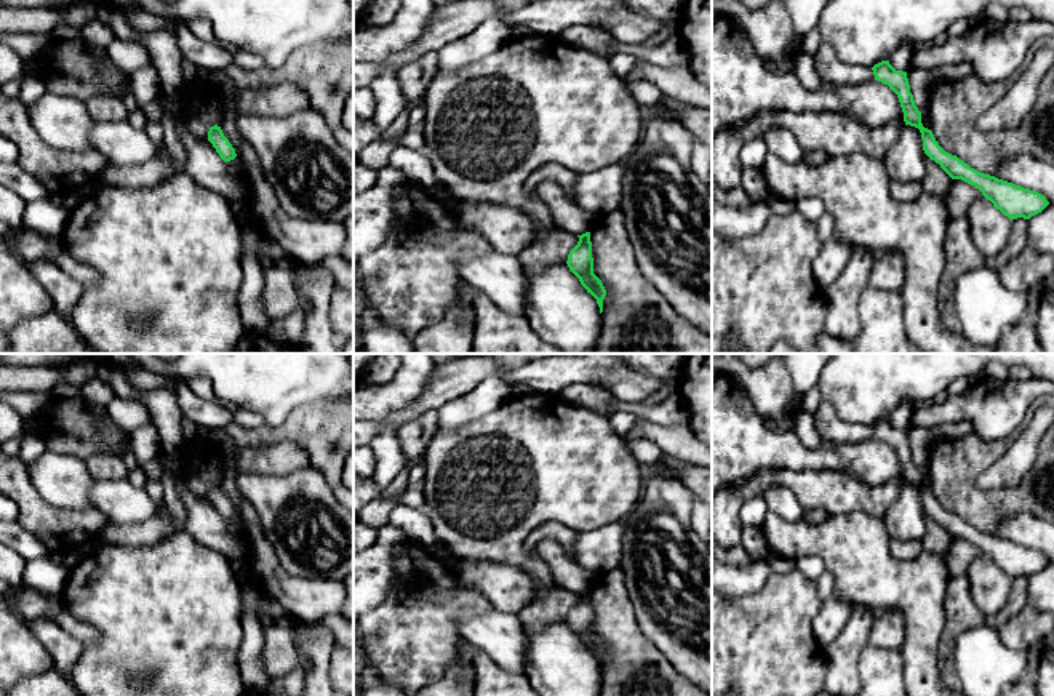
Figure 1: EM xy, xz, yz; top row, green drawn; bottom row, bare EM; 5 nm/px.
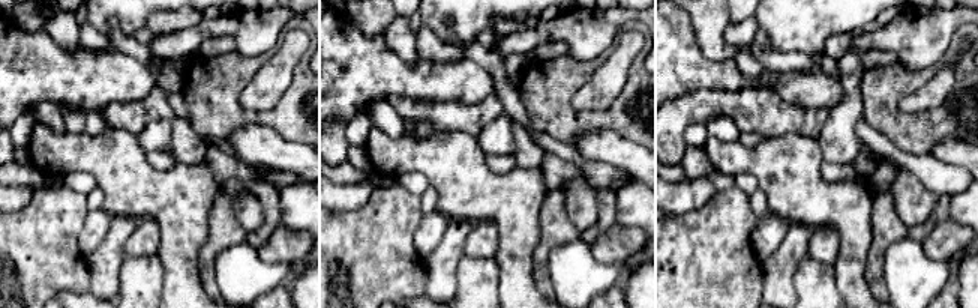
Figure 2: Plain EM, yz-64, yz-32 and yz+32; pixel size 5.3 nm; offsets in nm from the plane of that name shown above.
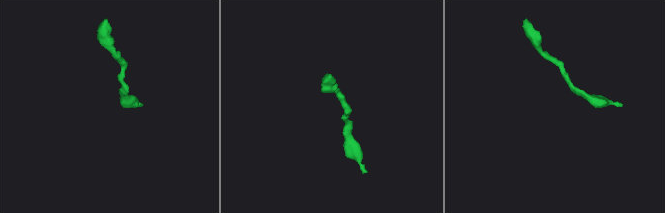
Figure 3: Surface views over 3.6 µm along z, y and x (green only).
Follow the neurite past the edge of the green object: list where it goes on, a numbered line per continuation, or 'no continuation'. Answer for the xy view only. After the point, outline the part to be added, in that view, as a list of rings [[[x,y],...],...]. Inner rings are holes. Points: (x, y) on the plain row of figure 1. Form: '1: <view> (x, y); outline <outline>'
no continuation

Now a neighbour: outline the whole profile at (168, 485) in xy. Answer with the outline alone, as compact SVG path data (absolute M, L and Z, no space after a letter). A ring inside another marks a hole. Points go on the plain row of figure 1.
M160 453L160 456L157 459L163 467L163 477L162 477L163 499L165 499L166 507L168 507L170 514L173 515L178 528L182 528L186 523L187 514L186 514L186 507L184 507L184 504L179 498L178 488L176 488L171 459L163 453Z

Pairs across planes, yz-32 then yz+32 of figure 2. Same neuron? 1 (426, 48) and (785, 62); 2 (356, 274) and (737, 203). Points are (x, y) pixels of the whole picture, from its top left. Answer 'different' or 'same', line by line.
1: same
2: same

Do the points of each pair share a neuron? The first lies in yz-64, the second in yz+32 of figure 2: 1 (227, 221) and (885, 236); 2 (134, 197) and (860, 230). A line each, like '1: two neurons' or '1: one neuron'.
1: one neuron
2: one neuron

